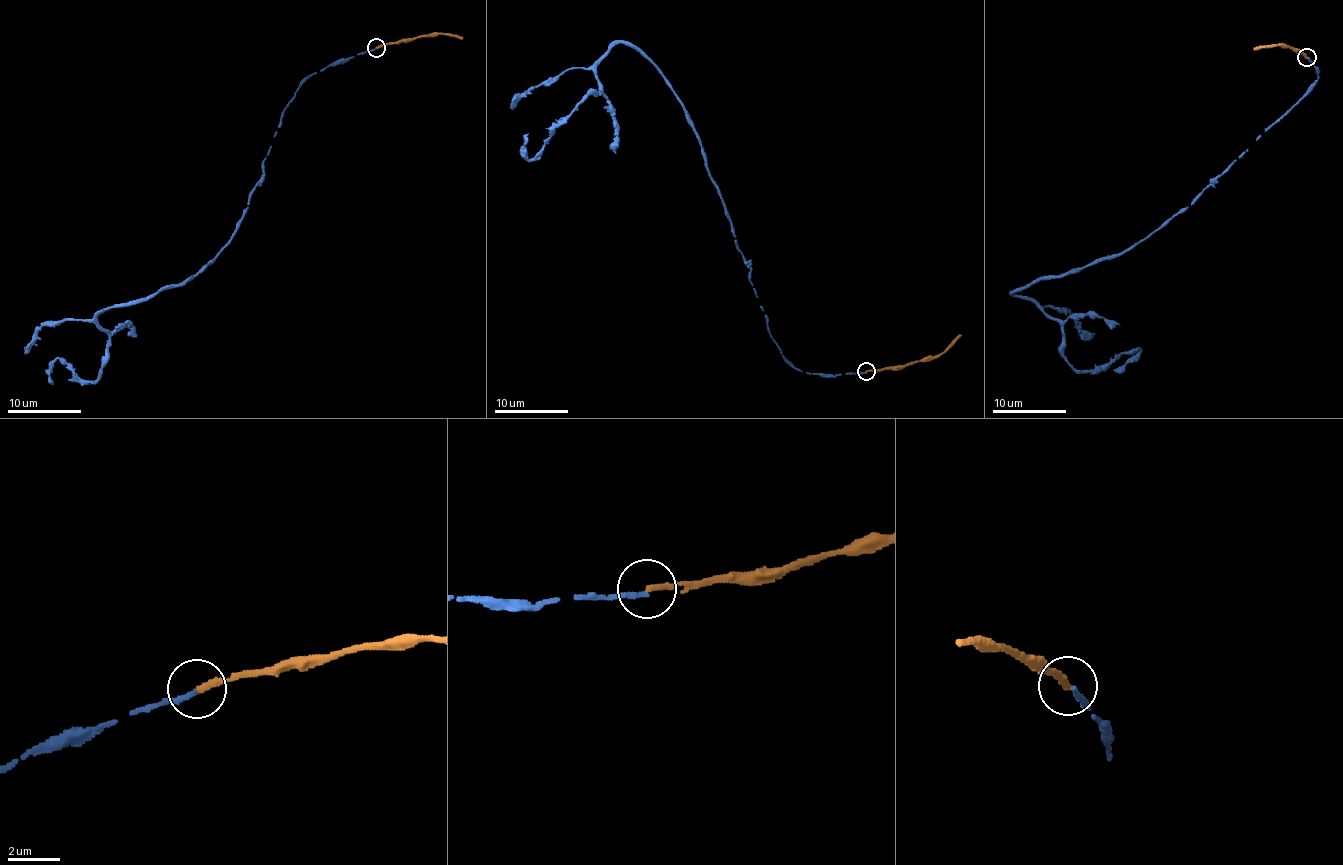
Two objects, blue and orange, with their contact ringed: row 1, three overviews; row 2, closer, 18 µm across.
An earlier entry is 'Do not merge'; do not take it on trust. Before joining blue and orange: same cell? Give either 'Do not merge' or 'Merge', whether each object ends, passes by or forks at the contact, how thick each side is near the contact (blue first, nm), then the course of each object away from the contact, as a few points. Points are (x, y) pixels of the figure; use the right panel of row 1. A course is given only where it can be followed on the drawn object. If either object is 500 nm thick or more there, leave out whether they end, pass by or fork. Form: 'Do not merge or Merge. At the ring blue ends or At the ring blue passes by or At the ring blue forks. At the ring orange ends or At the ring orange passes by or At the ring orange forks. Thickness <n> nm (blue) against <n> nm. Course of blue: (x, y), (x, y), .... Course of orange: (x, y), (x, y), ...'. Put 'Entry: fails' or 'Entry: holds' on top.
Entry: holds
Do not merge. At the ring blue ends. At the ring orange ends. Thickness 200 nm (blue) against 260 nm. Course of blue: (1307, 57), (1318, 79), (1189, 206), (1014, 291), (1061, 327), (1078, 371), (1140, 351), (1113, 369). Course of orange: (1307, 57), (1282, 45), (1258, 46), (1254, 50)

